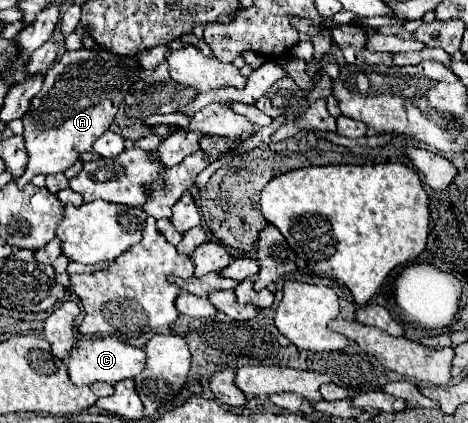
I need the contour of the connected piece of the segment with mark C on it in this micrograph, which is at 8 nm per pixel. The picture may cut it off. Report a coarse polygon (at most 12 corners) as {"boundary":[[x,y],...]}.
{"boundary":[[116,338],[78,340],[68,356],[76,386],[116,384],[146,364]]}

